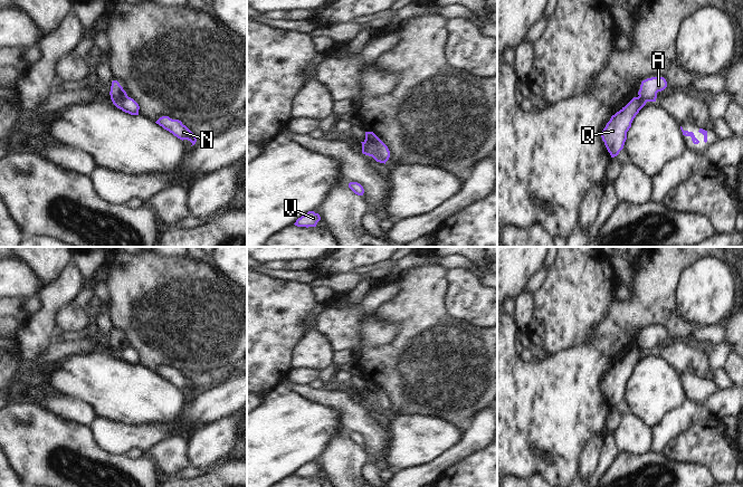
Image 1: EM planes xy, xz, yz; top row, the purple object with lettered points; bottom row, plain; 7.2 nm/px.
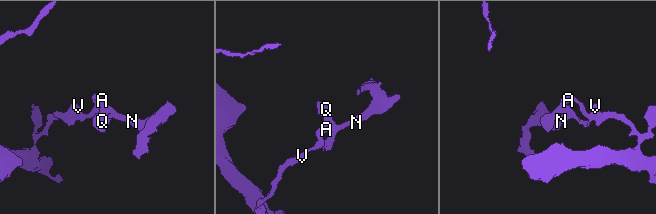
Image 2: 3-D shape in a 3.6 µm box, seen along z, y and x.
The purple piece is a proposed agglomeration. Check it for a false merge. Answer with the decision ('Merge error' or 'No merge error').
Merge error.

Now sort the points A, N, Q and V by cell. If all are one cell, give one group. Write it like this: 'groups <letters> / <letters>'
groups A V / N Q

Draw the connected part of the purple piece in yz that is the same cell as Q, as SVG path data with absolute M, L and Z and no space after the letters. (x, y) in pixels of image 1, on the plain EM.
M640 346L634 347L625 357L612 365L607 373L601 388L611 408L617 407L623 399L627 382L631 378L634 369L646 353Z

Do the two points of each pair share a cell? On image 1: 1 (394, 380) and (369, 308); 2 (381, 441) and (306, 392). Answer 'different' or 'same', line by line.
1: different
2: same

